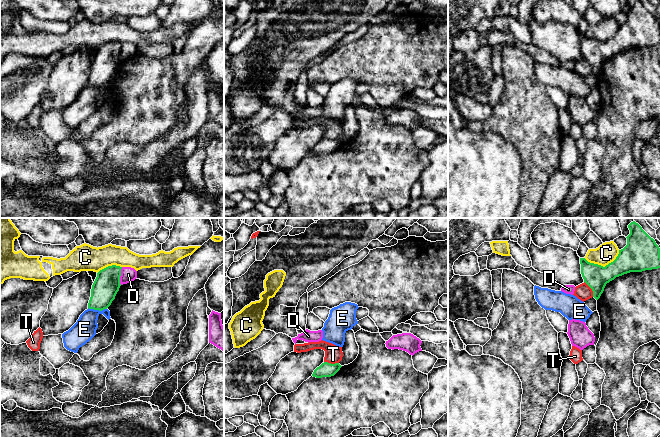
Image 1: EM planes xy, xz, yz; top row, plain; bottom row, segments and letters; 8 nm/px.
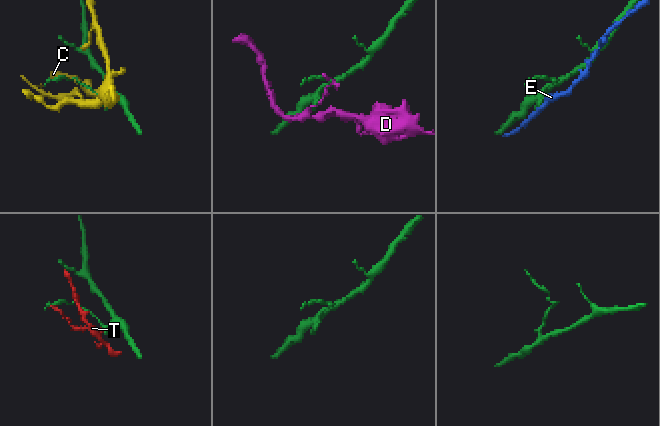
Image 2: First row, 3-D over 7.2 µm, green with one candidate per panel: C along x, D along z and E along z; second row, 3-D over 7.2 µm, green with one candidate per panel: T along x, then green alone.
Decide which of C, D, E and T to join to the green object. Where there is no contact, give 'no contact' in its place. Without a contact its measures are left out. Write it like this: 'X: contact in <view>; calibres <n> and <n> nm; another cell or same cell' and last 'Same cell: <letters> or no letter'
C: contact in yz; calibres 220 and 160 nm; another cell
D: contact in xy; calibres 200 and 120 nm; another cell
E: contact in xy; calibres 200 and 180 nm; another cell
T: contact in yz; calibres 190 and 130 nm; another cell
Same cell: no letter

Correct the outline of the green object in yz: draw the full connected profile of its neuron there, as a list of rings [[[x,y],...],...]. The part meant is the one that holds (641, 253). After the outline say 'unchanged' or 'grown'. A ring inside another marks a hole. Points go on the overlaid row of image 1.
[[[635,221],[628,225],[630,234],[627,245],[619,250],[616,259],[605,267],[580,258],[584,282],[592,289],[598,300],[607,283],[630,272],[642,272],[660,268],[660,248]]]; unchanged

